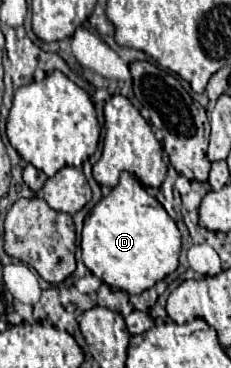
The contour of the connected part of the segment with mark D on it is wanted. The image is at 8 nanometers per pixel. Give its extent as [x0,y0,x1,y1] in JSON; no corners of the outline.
[80,172,180,294]

